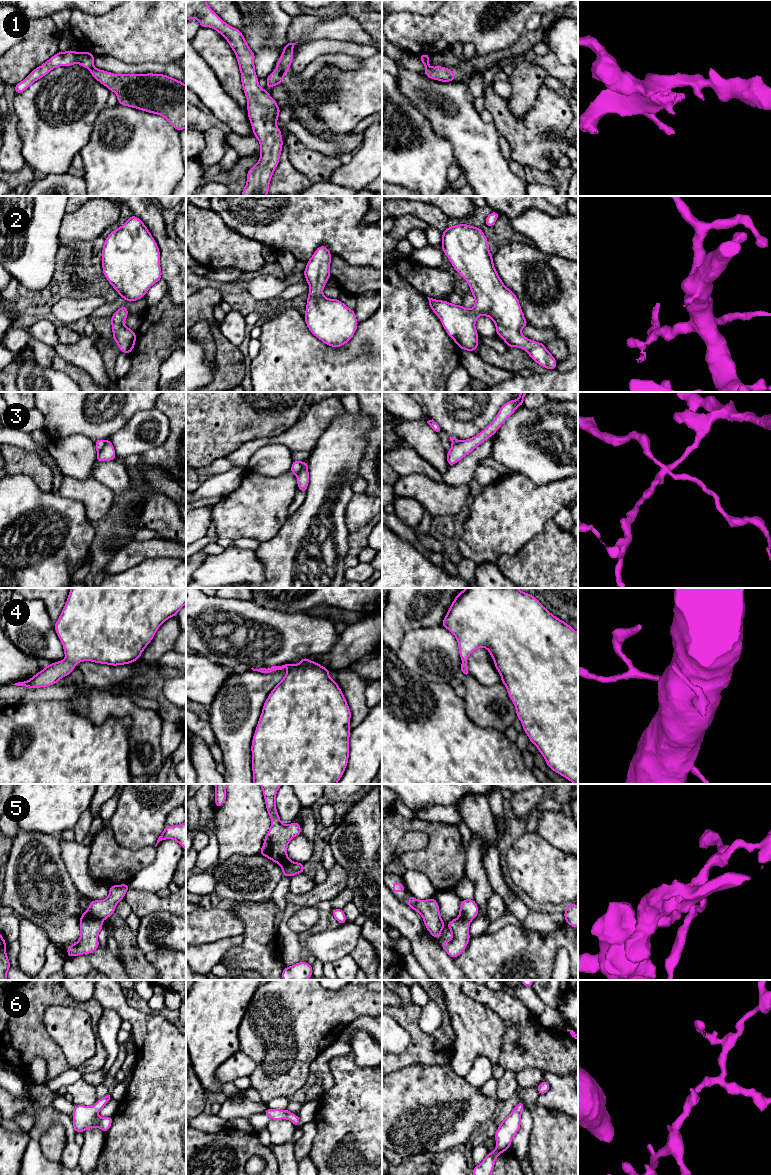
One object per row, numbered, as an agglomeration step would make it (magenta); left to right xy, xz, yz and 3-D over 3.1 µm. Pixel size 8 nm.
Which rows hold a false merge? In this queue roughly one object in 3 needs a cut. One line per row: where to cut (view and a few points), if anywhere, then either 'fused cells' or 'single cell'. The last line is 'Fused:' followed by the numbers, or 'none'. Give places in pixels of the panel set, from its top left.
1: cut xy (93, 66), (89, 69); fused cells
2: cut none; single cell
3: cut xy (106, 440), (98, 452); fused cells
4: cut none; single cell
5: cut xy (83, 913), (101, 922); fused cells
6: cut none; single cell
Fused: 1, 3, 5

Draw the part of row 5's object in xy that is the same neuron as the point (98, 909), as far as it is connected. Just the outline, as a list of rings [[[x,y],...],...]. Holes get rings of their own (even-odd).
[[[128,883],[109,886],[108,897],[104,900],[92,900],[89,904],[89,908],[84,911],[84,914],[101,922],[108,919],[115,913],[116,905],[124,899],[129,888]]]

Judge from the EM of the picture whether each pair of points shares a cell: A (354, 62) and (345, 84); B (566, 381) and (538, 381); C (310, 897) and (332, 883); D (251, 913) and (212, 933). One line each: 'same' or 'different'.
A: different
B: same
C: same
D: different

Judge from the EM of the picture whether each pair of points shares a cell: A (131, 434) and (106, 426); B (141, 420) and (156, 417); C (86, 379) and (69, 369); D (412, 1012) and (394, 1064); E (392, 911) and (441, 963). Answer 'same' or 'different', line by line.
A: different
B: same
C: same
D: same
E: same

